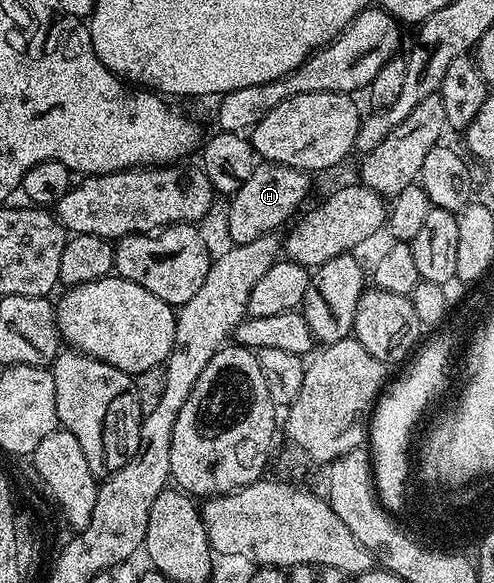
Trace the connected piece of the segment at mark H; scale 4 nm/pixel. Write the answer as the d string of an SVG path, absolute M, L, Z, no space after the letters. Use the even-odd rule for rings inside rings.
M257 162L254 173L231 196L228 207L228 235L233 244L249 243L260 235L275 232L304 202L312 191L313 176L286 165Z

